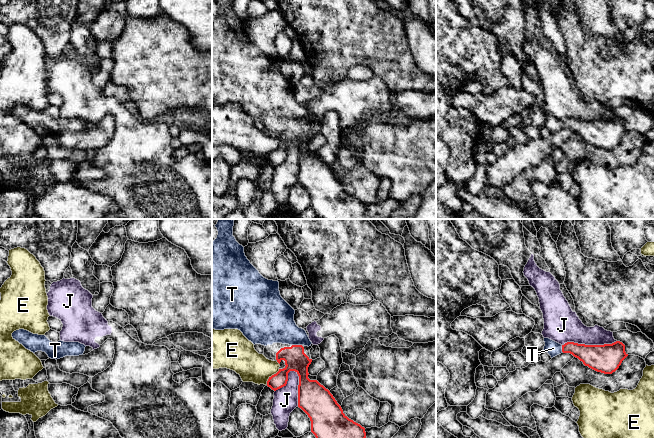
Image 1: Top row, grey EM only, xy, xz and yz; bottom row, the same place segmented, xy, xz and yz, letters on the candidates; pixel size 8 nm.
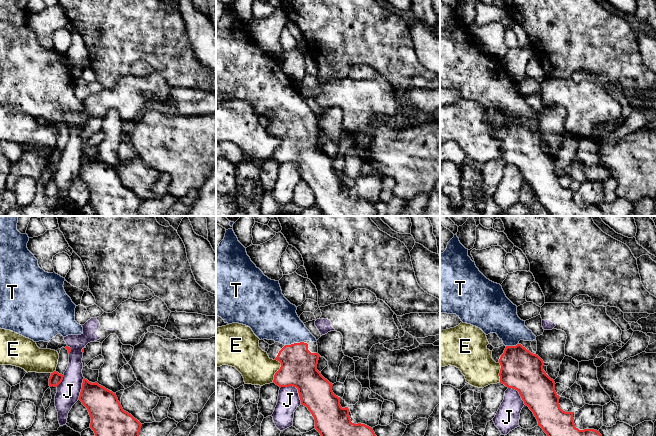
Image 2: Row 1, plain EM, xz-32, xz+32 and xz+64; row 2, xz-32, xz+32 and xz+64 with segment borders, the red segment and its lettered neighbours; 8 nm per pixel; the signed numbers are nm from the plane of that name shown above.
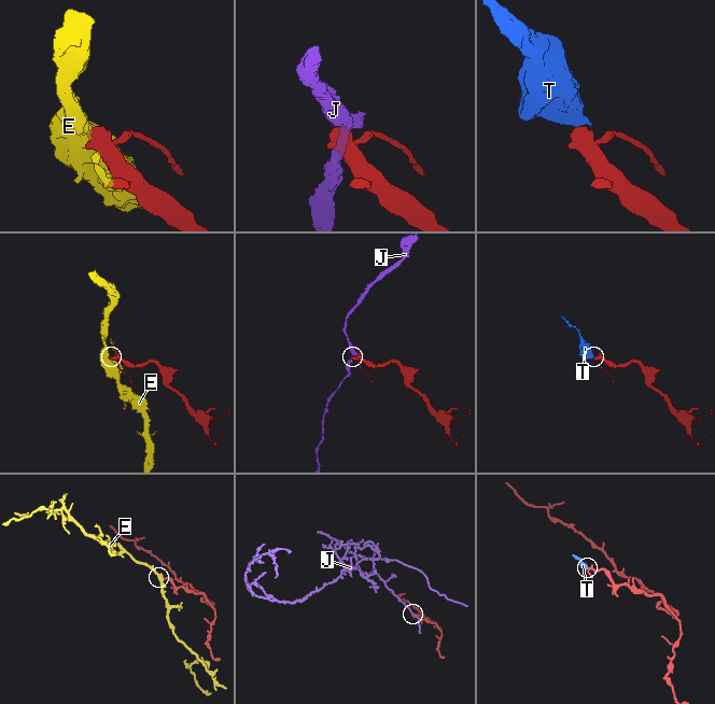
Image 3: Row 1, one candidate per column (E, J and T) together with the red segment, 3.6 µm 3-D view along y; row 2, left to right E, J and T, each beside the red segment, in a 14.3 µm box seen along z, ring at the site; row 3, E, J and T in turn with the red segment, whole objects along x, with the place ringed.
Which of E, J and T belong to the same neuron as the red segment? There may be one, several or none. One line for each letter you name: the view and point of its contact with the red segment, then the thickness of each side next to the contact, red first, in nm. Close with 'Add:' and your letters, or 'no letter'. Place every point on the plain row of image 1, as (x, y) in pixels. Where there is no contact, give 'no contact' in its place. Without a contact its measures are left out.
T: contact xz (297, 121); calibres 180 and 300 nm
Add: T

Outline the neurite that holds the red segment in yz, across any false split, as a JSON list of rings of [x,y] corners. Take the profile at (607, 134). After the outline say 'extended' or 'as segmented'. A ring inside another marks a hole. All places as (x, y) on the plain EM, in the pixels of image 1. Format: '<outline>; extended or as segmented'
[[[544,114],[546,127],[551,134],[563,129],[570,129],[583,138],[585,142],[604,150],[615,148],[628,132],[625,121],[616,117],[612,120],[585,121],[567,118],[561,121],[549,114]]]; extended

